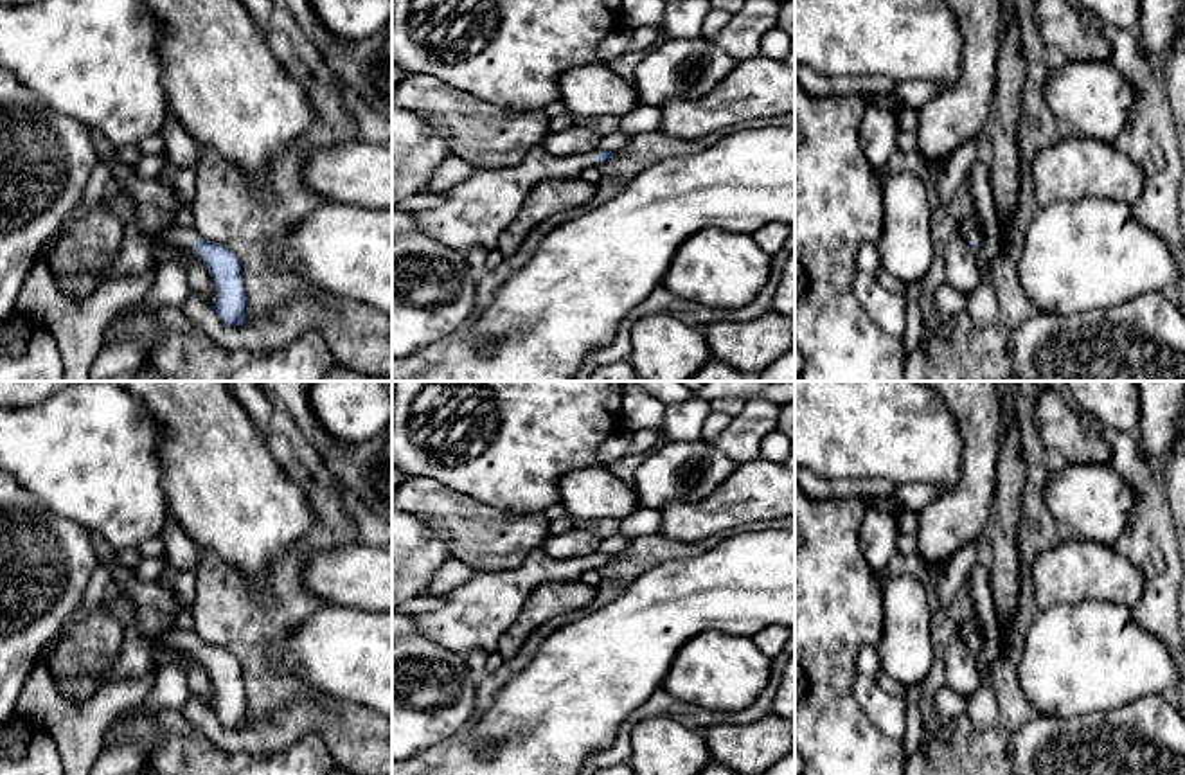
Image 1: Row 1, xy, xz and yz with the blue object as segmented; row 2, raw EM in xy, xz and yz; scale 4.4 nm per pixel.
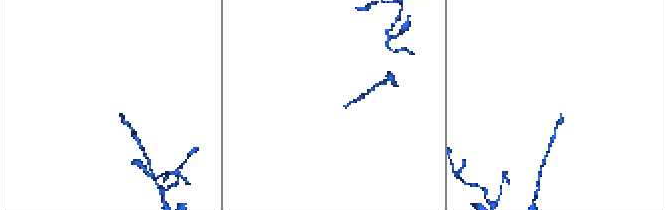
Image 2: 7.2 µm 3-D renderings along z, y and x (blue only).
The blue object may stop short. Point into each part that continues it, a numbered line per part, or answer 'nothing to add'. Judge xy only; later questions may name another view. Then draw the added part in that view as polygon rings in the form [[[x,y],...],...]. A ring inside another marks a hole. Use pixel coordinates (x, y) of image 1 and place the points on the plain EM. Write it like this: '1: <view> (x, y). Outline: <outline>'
1: xy (137, 657). Outline: [[[113,592],[102,604],[124,628],[122,649],[110,673],[102,678],[77,676],[56,680],[58,692],[72,705],[86,703],[106,681],[133,680],[155,671],[156,655],[162,649],[191,649],[198,642],[196,628],[187,611],[176,617],[173,628],[162,638],[147,638],[138,629],[137,610],[129,597]]]

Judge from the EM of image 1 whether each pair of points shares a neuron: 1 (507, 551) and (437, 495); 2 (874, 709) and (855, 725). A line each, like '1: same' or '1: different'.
1: same
2: different

